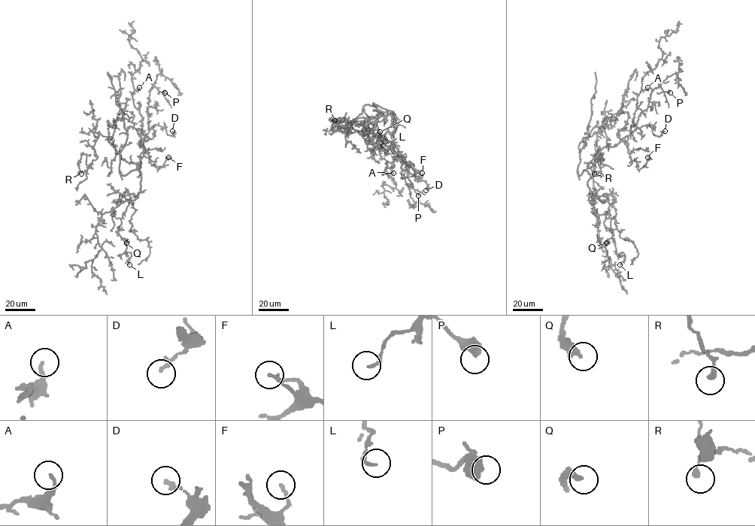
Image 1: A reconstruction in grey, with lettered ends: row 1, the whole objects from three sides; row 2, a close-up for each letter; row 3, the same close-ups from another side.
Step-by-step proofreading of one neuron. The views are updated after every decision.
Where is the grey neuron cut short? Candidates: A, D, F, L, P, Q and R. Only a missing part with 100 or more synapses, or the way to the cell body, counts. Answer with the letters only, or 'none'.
none

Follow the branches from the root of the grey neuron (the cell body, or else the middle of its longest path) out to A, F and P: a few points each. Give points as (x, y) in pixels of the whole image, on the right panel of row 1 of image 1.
A: (598, 155), (604, 147), (614, 146), (629, 134), (637, 96), (647, 87)
F: (598, 155), (627, 136), (628, 152), (638, 169), (645, 165), (647, 157)
P: (598, 155), (633, 132), (655, 89), (660, 86), (670, 92)

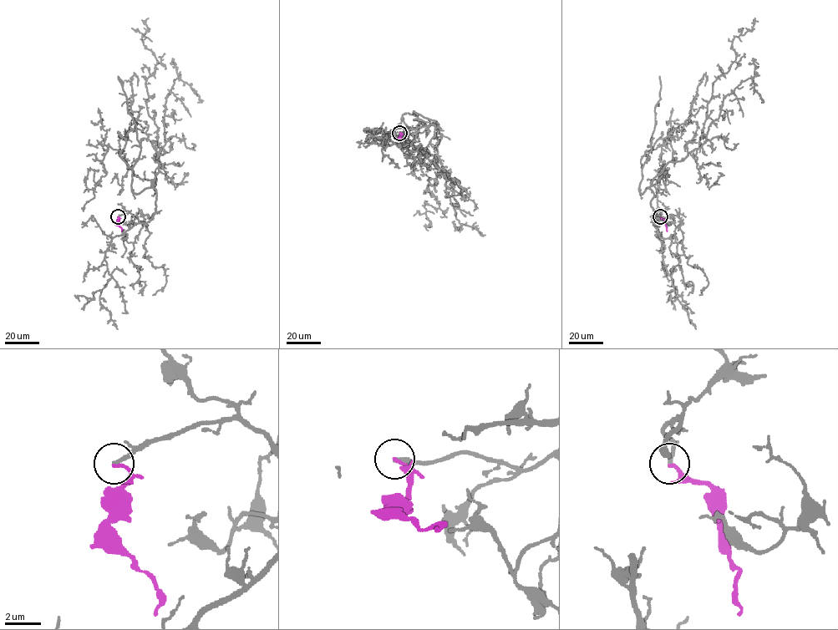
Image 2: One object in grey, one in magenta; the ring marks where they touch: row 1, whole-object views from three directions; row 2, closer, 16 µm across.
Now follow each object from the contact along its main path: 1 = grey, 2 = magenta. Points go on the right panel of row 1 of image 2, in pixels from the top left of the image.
1: (660, 216), (652, 221), (652, 181), (698, 146), (713, 83), (736, 57), (732, 41), (758, 21)
2: (660, 216), (667, 231)

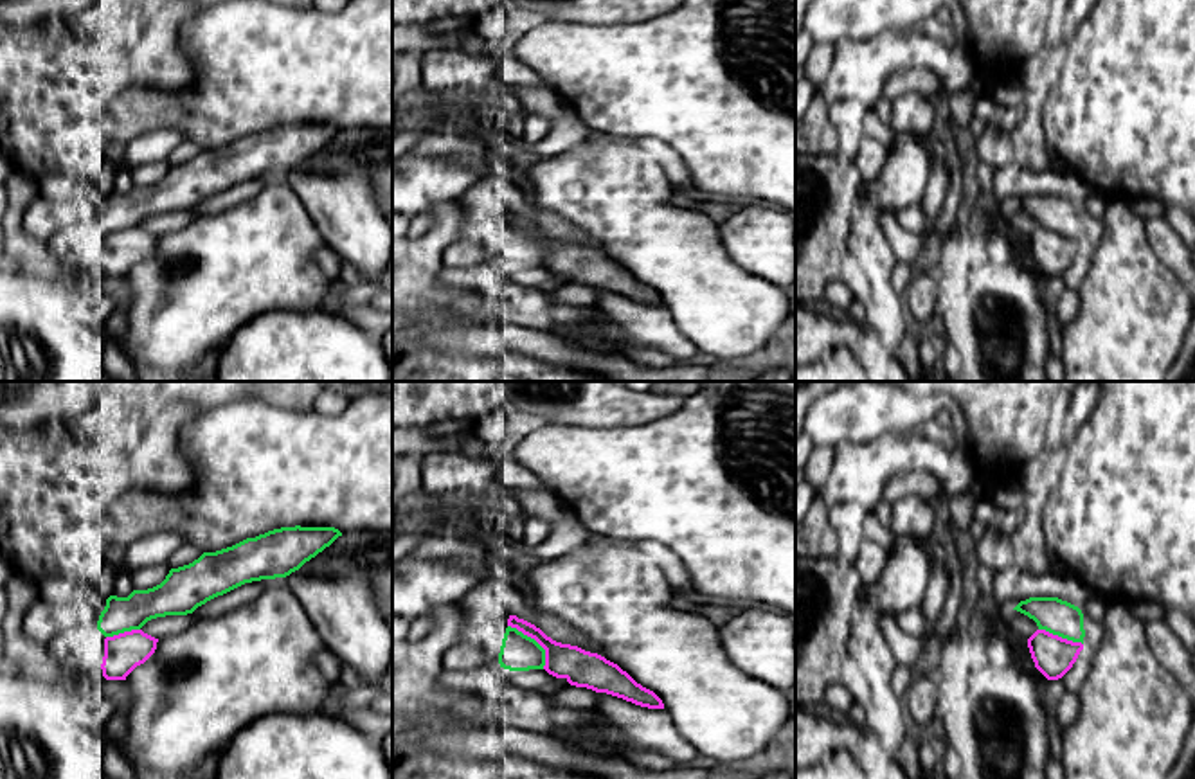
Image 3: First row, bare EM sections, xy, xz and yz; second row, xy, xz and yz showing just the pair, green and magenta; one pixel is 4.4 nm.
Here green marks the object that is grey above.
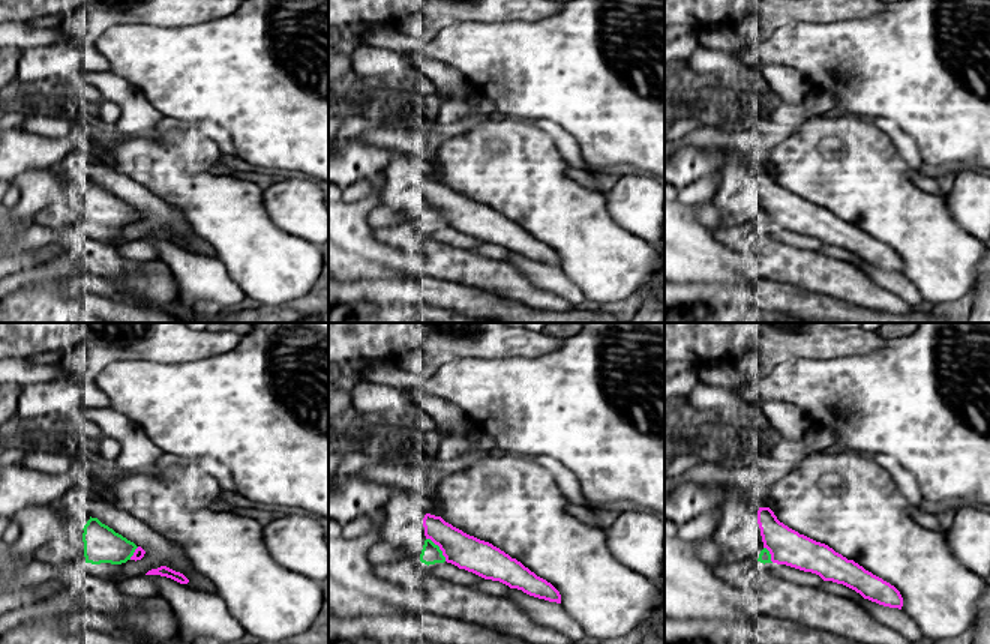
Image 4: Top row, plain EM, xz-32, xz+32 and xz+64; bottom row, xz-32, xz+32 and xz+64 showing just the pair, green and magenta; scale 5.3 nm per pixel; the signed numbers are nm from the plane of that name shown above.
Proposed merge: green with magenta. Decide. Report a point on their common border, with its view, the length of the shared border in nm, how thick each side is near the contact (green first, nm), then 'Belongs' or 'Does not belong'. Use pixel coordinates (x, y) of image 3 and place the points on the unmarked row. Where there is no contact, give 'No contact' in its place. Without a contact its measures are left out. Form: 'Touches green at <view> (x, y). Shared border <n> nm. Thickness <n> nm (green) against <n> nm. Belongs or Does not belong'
Touches green at xz (535, 238). Shared border 260 nm. Thickness 160 nm (green) against 160 nm. Does not belong

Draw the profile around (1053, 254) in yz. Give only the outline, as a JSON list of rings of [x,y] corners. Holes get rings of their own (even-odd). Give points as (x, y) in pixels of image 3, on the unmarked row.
[[[1037,227],[1028,236],[1028,245],[1035,264],[1047,277],[1058,277],[1073,264],[1083,241],[1062,236],[1046,227]]]

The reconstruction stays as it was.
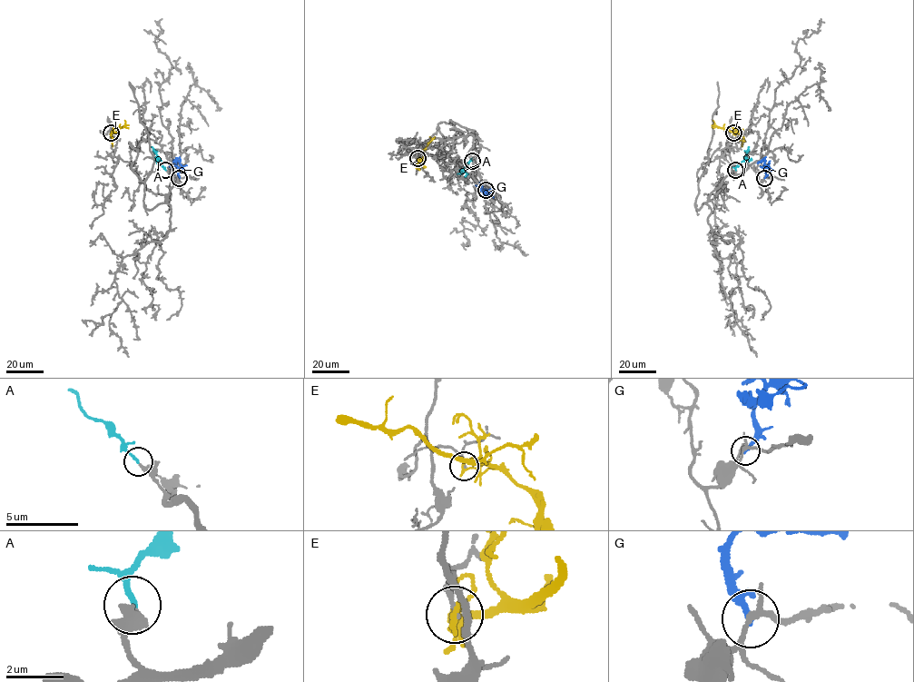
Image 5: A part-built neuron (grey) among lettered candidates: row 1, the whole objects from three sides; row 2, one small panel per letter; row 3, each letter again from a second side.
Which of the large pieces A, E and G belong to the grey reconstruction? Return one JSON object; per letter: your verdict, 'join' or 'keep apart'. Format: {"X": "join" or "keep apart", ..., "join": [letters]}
{"A": "join", "E": "keep apart", "G": "keep apart", "join": ["A"]}

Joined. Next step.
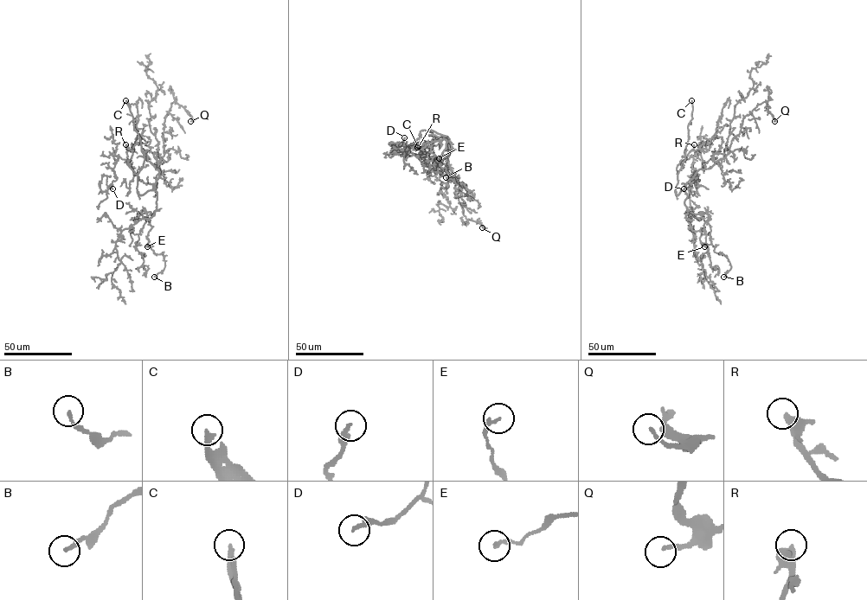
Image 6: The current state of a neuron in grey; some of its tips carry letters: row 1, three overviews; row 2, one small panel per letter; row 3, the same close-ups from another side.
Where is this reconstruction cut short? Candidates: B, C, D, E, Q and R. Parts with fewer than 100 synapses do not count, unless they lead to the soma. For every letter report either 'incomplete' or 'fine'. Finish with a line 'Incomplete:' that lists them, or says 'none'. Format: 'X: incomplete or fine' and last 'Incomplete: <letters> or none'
B: fine
C: incomplete
D: fine
E: fine
Q: fine
R: incomplete
Incomplete: C, R

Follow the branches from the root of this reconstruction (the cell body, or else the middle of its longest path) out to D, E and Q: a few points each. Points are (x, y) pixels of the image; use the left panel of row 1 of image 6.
D: (158, 175), (153, 190), (139, 194), (137, 175), (118, 156), (113, 169), (117, 179), (108, 187), (112, 188)
E: (158, 175), (154, 188), (157, 209), (153, 213), (147, 213), (151, 226), (147, 246)
Q: (158, 175), (156, 169), (163, 156), (164, 122), (171, 104), (175, 101), (181, 105), (191, 116), (190, 121)

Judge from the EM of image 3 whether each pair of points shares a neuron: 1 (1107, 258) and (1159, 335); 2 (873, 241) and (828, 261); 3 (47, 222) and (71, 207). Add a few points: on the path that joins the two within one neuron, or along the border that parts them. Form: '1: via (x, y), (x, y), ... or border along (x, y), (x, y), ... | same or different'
1: via (1125, 277), (1129, 301), (1140, 315) | same
2: border along (852, 211), (848, 250), (870, 290) | different
3: via (53, 216), (65, 213) | same

